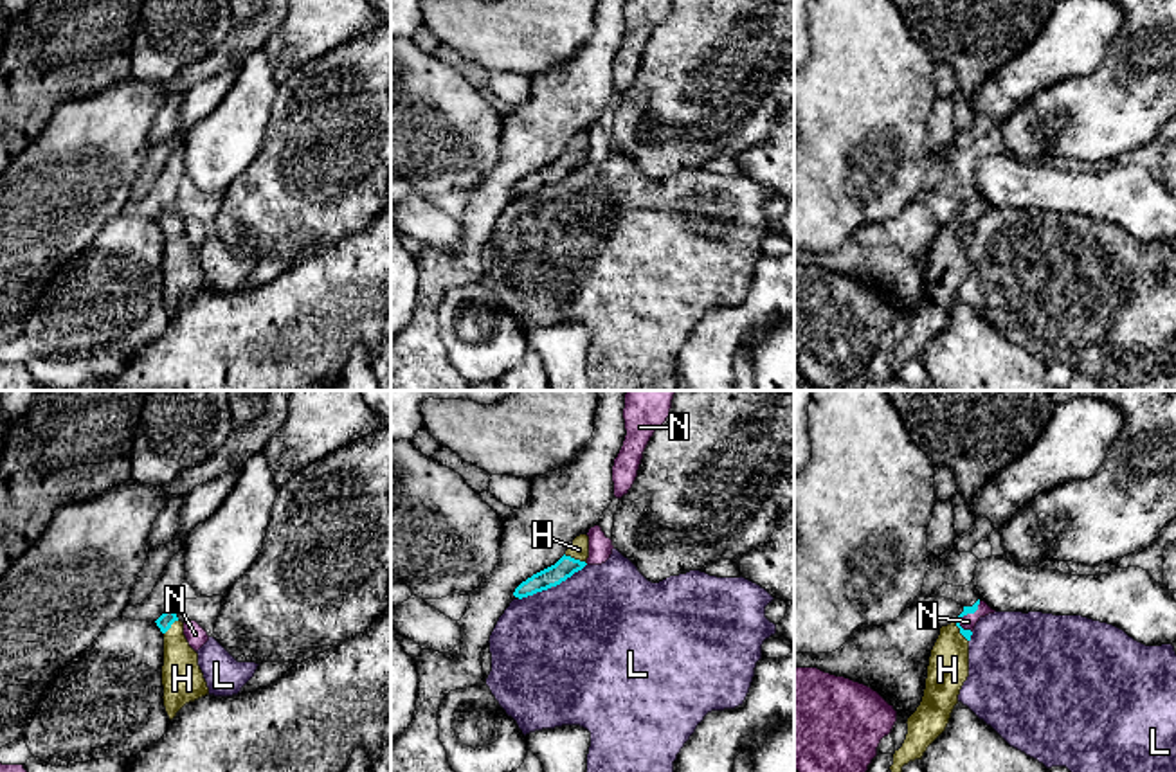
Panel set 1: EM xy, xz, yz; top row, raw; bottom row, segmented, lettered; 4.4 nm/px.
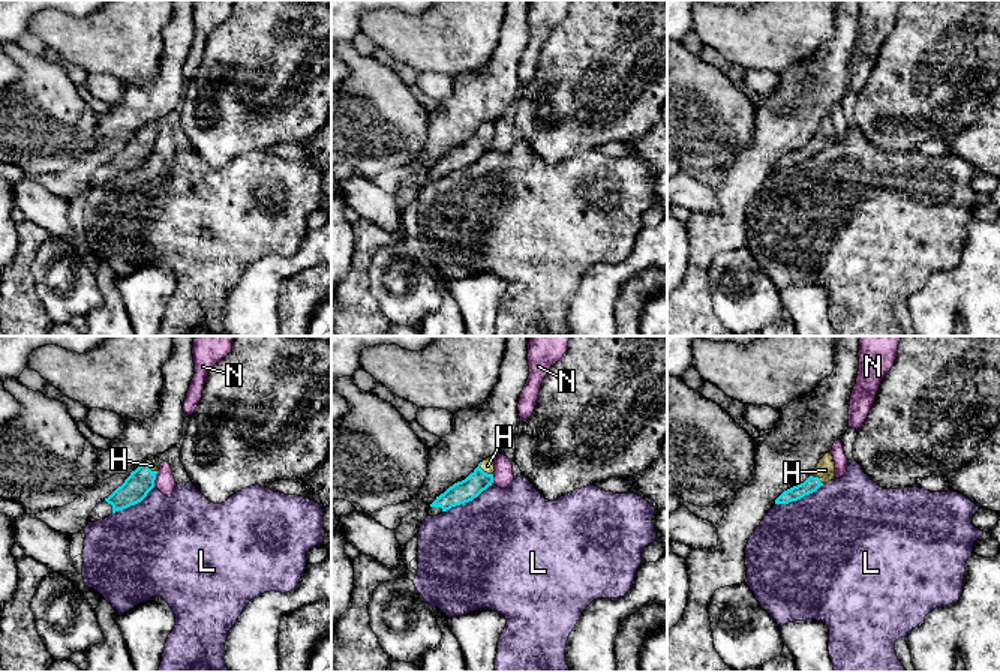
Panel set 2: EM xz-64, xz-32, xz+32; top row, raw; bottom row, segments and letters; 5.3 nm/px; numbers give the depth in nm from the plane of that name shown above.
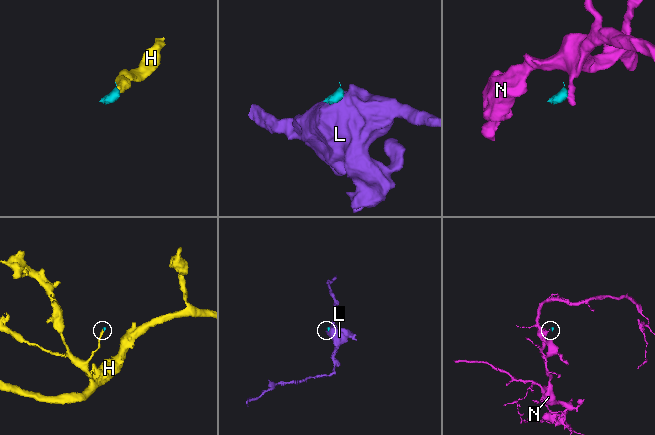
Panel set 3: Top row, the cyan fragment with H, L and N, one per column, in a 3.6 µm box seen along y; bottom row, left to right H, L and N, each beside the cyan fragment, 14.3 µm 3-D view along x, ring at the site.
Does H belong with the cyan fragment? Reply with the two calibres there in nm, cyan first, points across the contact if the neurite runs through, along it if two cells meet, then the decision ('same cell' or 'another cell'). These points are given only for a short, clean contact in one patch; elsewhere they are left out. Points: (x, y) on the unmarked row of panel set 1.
90/90 nm | same cell

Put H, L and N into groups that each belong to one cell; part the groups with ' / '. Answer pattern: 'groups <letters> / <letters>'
groups H / L / N

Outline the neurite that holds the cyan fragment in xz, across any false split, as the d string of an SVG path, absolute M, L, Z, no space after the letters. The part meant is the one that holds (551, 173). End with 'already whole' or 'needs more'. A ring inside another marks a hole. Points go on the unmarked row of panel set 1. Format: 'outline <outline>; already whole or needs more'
outline M580 131L573 137L565 151L555 162L522 178L515 185L513 196L522 196L560 182L562 178L571 175L574 169L582 167L587 162L587 155L589 155L589 133Z; needs more

